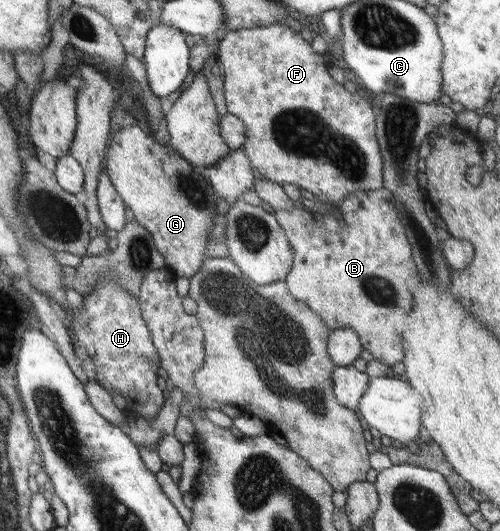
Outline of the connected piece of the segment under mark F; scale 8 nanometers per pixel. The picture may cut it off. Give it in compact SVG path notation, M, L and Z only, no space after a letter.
M273 23L266 27L237 28L237 30L231 30L221 36L219 45L217 45L216 58L222 68L221 76L224 77L223 96L227 113L236 116L245 126L245 142L241 149L249 159L256 174L261 174L263 178L279 185L282 182L287 182L287 184L296 186L299 189L303 188L303 190L311 192L316 200L326 204L341 203L345 197L353 193L382 187L382 162L374 134L375 118L373 110L371 110L371 104L367 104L367 100L363 100L357 94L351 94L351 91L343 87L343 84L331 79L331 76L327 73L329 64L325 64L322 55L315 53L300 33L281 23Z

